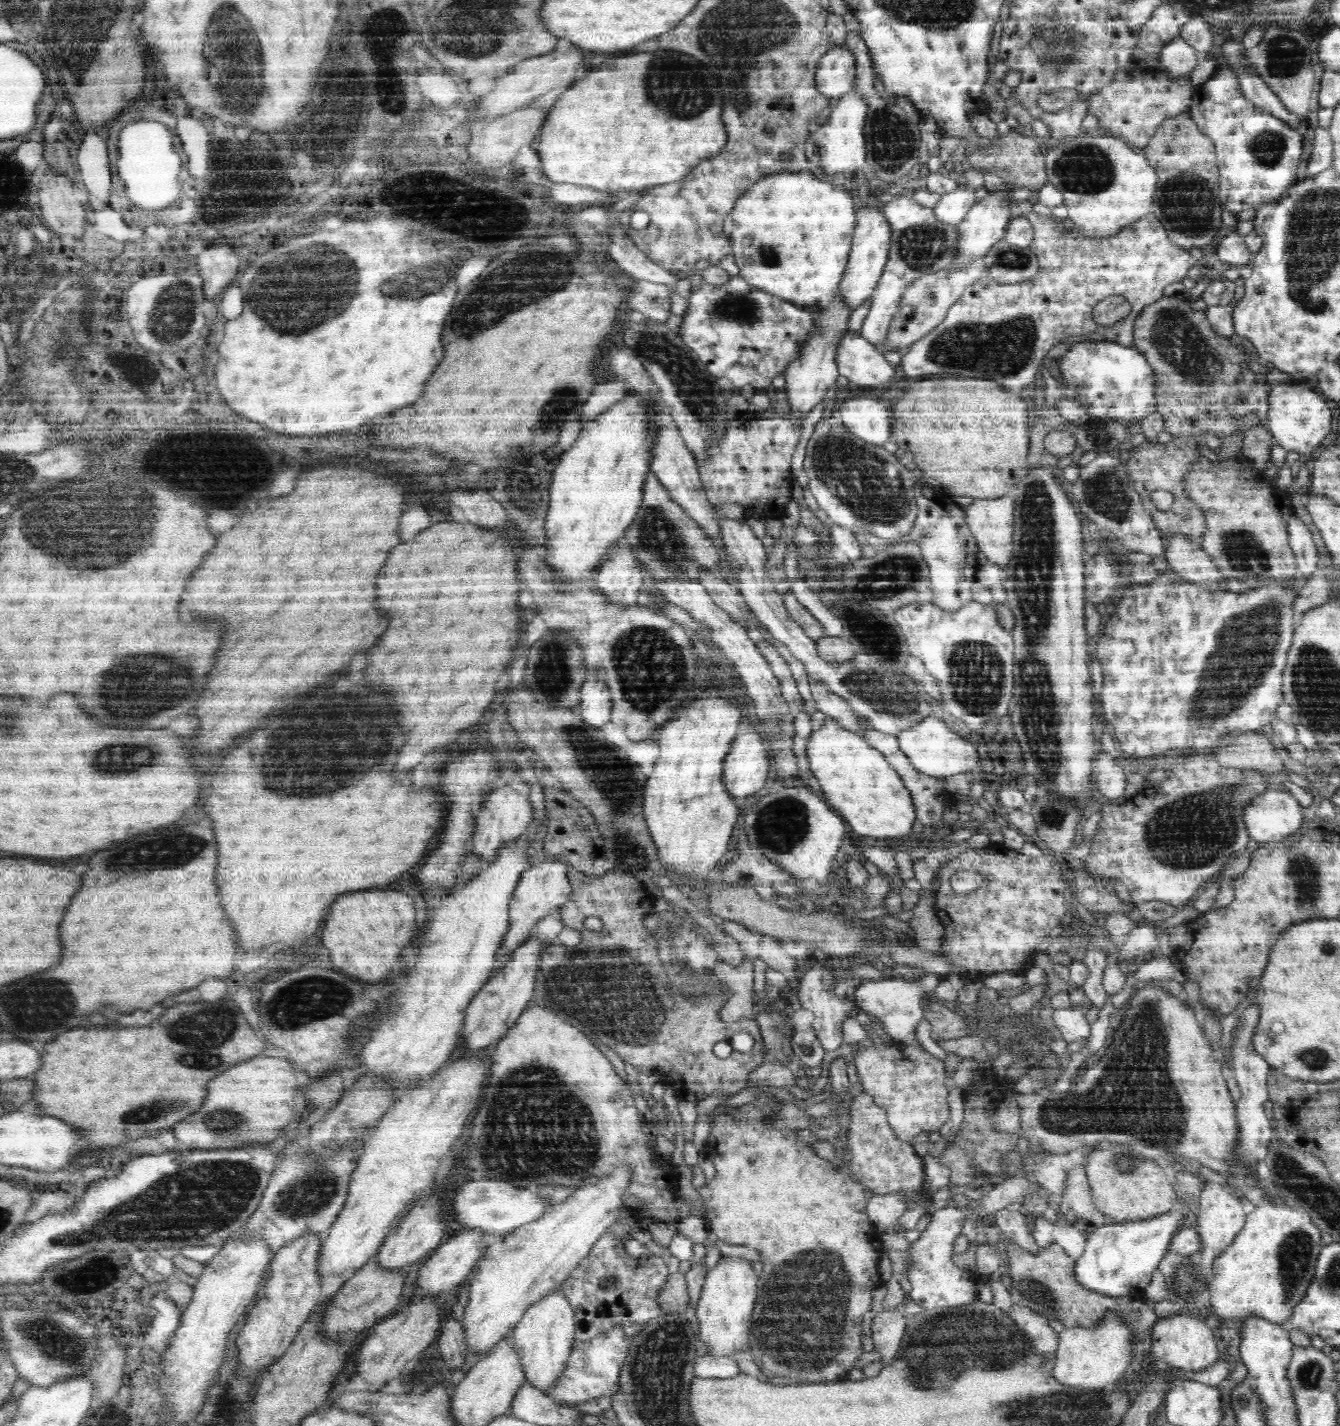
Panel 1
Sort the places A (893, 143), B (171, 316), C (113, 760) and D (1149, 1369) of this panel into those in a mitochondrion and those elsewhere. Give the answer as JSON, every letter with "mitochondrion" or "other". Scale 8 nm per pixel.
{"A":"mitochondrion","B":"mitochondrion","C":"mitochondrion","D":"other"}

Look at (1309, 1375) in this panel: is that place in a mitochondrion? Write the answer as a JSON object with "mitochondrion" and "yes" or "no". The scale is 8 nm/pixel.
{"mitochondrion":"yes"}

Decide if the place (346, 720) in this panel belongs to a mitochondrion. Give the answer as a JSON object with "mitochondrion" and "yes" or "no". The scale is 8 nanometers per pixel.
{"mitochondrion":"yes"}

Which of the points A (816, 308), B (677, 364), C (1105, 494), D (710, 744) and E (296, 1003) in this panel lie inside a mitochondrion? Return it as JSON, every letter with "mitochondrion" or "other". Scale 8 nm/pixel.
{"A":"other","B":"mitochondrion","C":"mitochondrion","D":"other","E":"mitochondrion"}

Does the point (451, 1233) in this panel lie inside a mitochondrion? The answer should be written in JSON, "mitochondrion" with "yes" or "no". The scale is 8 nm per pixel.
{"mitochondrion":"no"}

